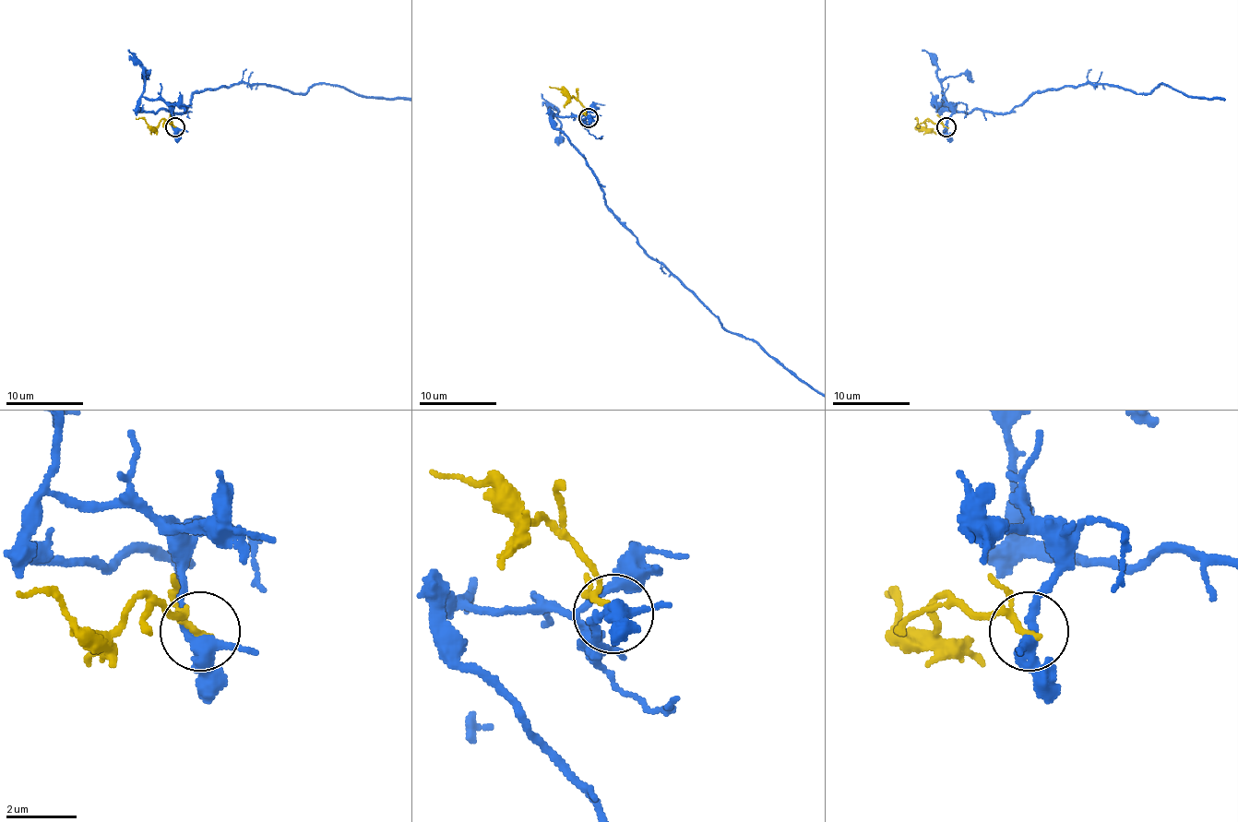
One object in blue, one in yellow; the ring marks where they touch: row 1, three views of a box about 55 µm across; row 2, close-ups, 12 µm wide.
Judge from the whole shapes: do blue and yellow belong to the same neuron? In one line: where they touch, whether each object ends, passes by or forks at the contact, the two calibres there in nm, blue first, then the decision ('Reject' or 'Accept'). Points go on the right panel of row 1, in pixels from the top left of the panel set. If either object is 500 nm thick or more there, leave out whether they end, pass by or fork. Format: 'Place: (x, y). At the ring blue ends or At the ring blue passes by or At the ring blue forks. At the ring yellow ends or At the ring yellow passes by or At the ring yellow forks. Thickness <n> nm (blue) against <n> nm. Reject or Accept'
Place: (946, 126). At the ring blue forks. At the ring yellow passes by. Thickness 300 nm (blue) against 140 nm. Reject

